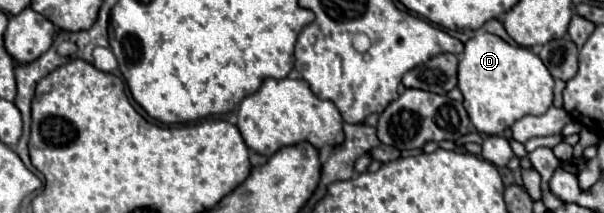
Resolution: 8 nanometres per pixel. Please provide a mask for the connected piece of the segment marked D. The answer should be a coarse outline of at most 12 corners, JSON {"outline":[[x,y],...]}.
{"outline":[[475,34],[459,90],[479,134],[505,134],[553,104],[529,48]]}

